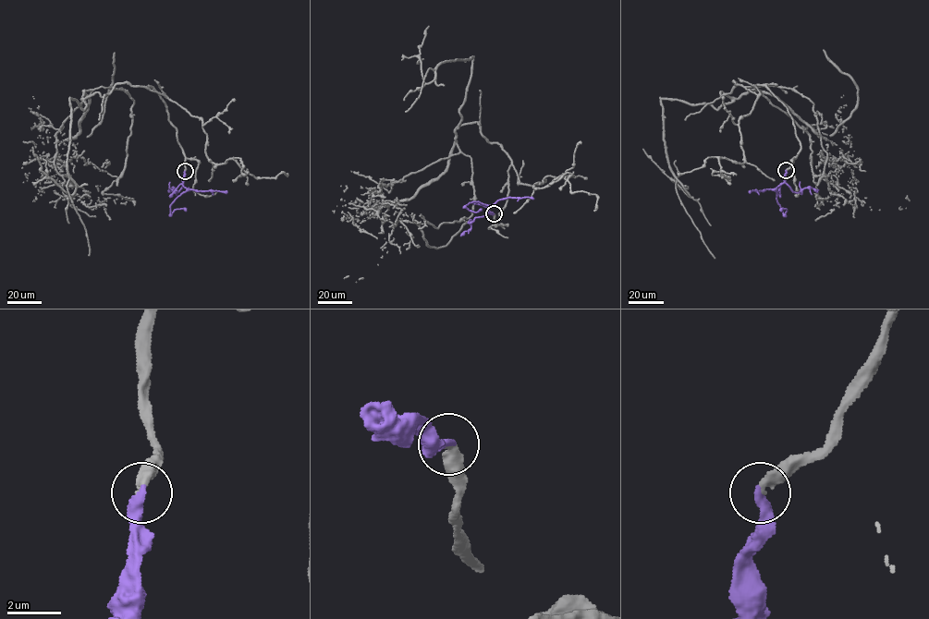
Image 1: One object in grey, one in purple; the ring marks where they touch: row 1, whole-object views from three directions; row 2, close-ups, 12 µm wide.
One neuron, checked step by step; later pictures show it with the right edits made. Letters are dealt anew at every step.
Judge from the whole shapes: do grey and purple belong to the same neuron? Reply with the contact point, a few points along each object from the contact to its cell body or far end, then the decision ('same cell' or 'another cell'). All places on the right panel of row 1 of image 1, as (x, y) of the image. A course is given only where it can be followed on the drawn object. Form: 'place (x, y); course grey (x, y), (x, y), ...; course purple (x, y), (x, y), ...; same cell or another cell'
place (786, 170); course grey (786, 170), (788, 109), (721, 91), (757, 90), (812, 167), (840, 167), (822, 151), (857, 86), (823, 50); course purple (786, 170), (785, 181), (776, 188), (776, 199), (783, 214), (787, 210), (779, 211); same cell

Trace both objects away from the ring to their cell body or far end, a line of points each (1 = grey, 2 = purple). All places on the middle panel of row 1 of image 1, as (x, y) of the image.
1: (494, 213), (511, 162), (477, 122), (367, 208), (397, 202), (435, 248), (470, 220)
2: (494, 213), (488, 211), (492, 206), (479, 201), (465, 206), (471, 212), (481, 209)

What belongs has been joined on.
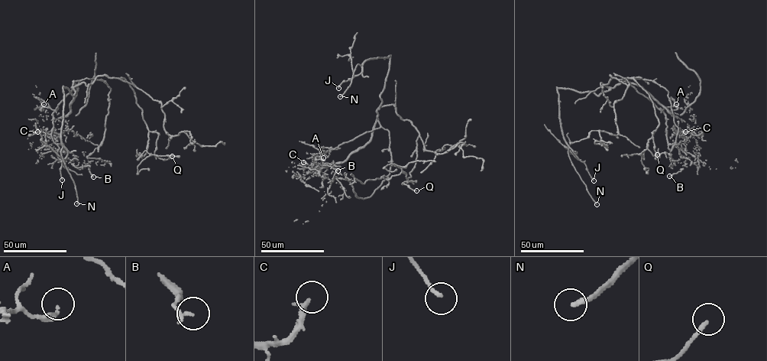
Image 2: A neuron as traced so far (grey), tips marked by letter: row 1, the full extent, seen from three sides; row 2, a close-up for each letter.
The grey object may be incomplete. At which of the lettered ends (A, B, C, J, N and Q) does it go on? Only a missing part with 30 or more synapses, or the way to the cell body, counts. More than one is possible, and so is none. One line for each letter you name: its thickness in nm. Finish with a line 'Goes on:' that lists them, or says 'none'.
C: calibre 300 nm
N: calibre 240 nm
Goes on: C, N

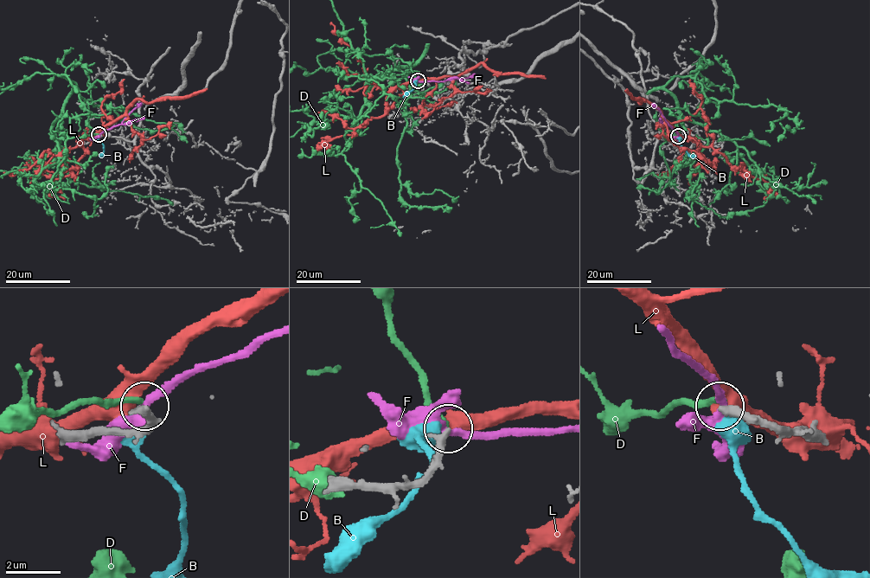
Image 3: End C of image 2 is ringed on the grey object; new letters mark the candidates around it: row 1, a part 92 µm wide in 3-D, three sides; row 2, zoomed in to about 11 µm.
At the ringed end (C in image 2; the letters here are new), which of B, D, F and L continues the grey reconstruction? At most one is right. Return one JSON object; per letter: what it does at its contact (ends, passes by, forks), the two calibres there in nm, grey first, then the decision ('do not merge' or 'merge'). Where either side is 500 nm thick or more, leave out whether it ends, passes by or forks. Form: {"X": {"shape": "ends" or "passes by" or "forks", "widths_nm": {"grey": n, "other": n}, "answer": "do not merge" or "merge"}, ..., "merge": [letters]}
{"B": {"widths_nm": {"grey": 360, "other": 650}, "answer": "do not merge"}, "D": {"shape": "ends", "widths_nm": {"grey": 320, "other": 200}, "answer": "do not merge"}, "F": {"shape": "forks", "widths_nm": {"grey": 320, "other": 260}, "answer": "do not merge"}, "L": {"shape": "passes by", "widths_nm": {"grey": 320, "other": 480}, "answer": "do not merge"}, "merge": []}

